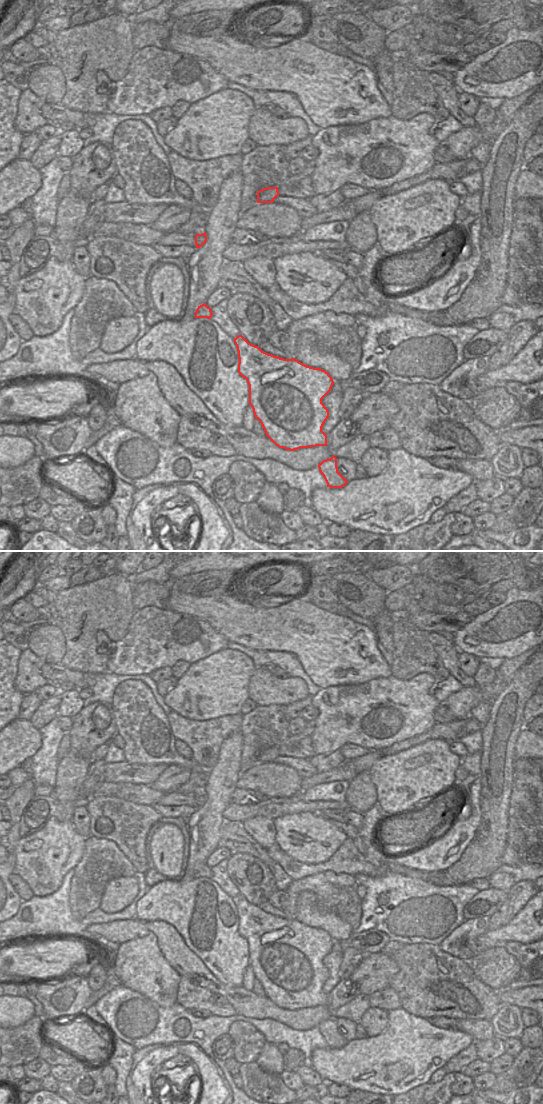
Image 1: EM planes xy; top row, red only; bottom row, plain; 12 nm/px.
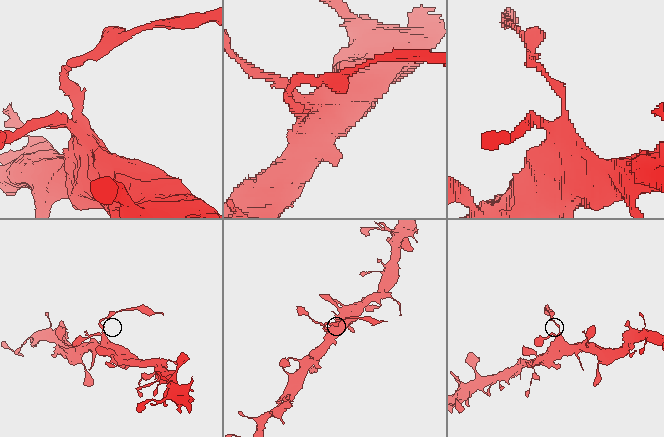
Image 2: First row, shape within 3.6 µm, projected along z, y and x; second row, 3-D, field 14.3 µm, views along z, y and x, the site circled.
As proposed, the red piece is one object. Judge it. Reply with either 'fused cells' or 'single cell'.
fused cells

